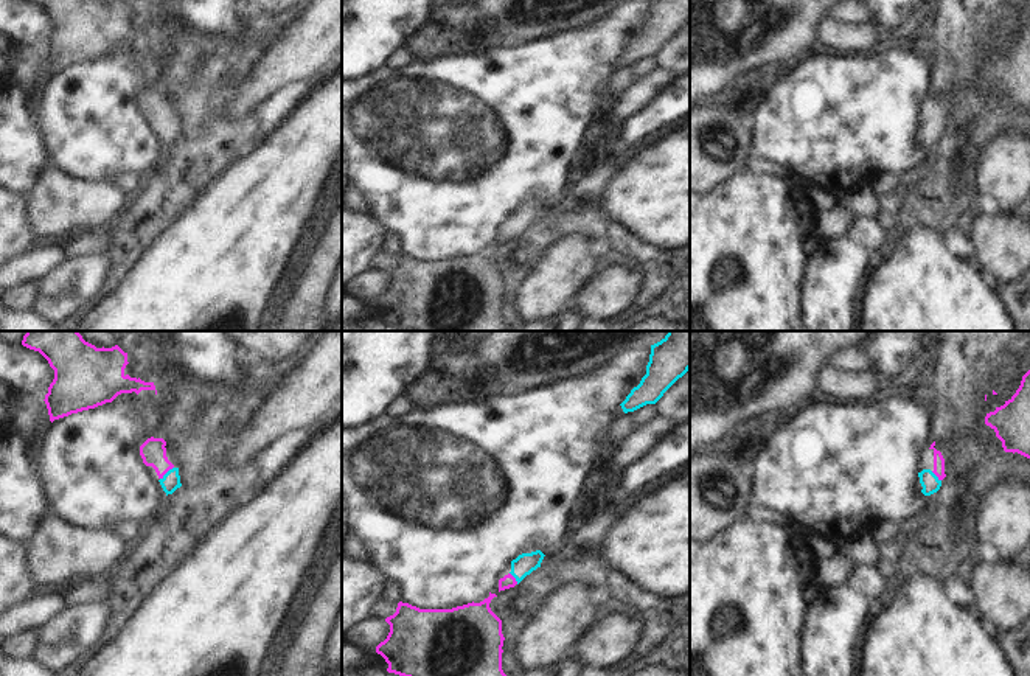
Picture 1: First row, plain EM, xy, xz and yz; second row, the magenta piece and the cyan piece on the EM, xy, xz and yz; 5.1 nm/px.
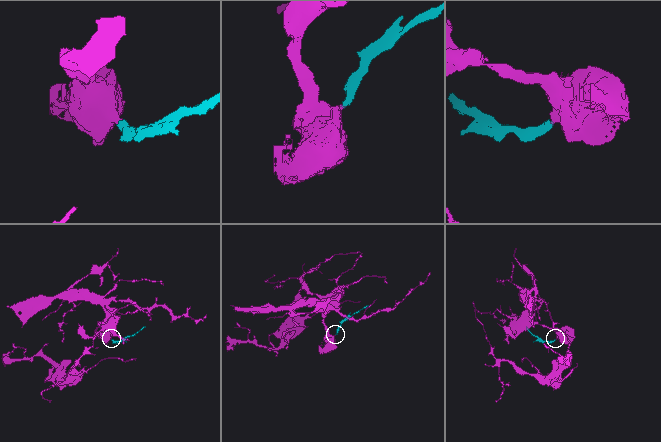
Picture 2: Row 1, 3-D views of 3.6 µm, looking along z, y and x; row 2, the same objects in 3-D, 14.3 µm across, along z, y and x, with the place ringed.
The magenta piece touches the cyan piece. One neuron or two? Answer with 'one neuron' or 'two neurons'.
one neuron

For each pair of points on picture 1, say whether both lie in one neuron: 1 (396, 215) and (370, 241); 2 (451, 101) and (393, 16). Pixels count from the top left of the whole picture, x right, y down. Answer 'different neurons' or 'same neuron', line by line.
1: different neurons
2: different neurons

